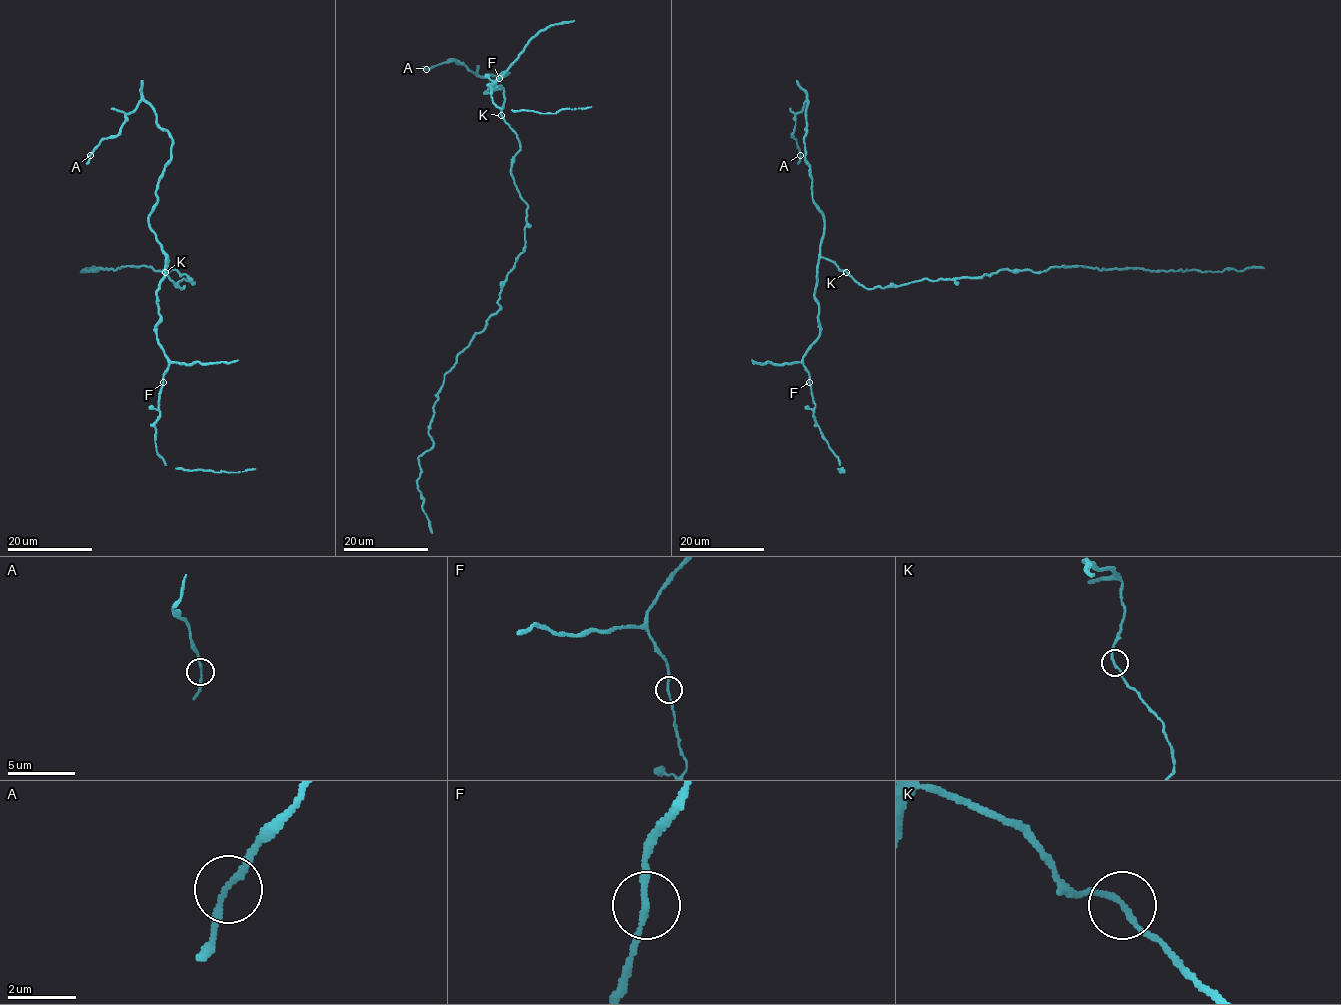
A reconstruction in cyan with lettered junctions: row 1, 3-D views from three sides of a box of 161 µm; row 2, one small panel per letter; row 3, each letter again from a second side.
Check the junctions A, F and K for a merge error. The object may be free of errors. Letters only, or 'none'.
none

